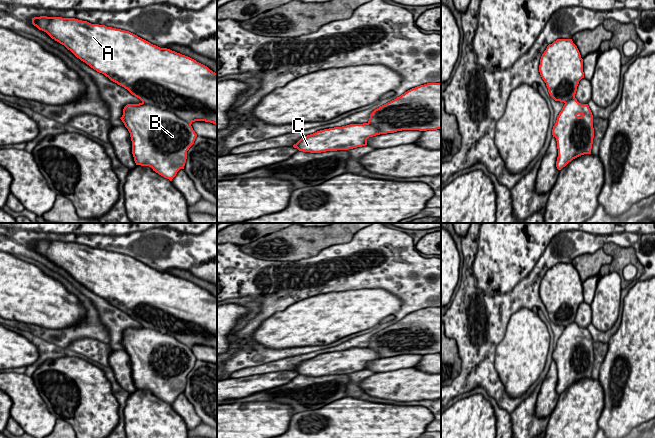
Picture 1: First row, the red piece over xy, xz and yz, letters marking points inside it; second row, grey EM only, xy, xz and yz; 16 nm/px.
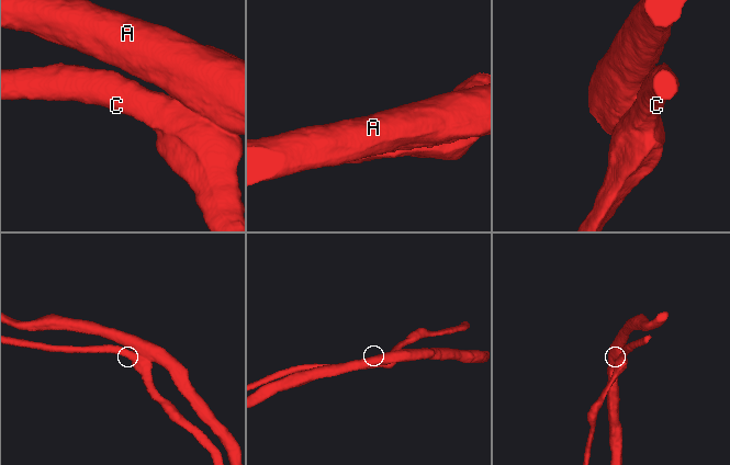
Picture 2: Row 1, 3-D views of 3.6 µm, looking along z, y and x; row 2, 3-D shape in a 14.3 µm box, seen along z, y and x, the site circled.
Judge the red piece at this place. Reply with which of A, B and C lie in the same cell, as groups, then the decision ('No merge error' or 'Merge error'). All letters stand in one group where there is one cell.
Groups: A / B C. Merge error

